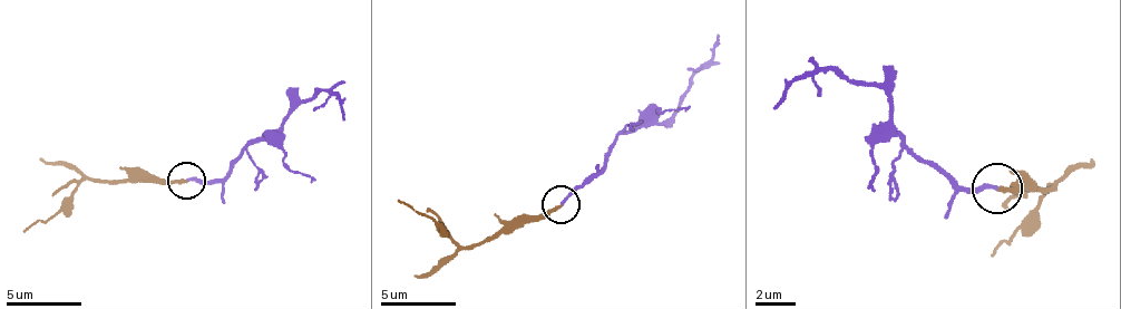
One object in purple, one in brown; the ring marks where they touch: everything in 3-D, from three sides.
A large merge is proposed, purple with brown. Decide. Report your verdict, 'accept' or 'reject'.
accept

